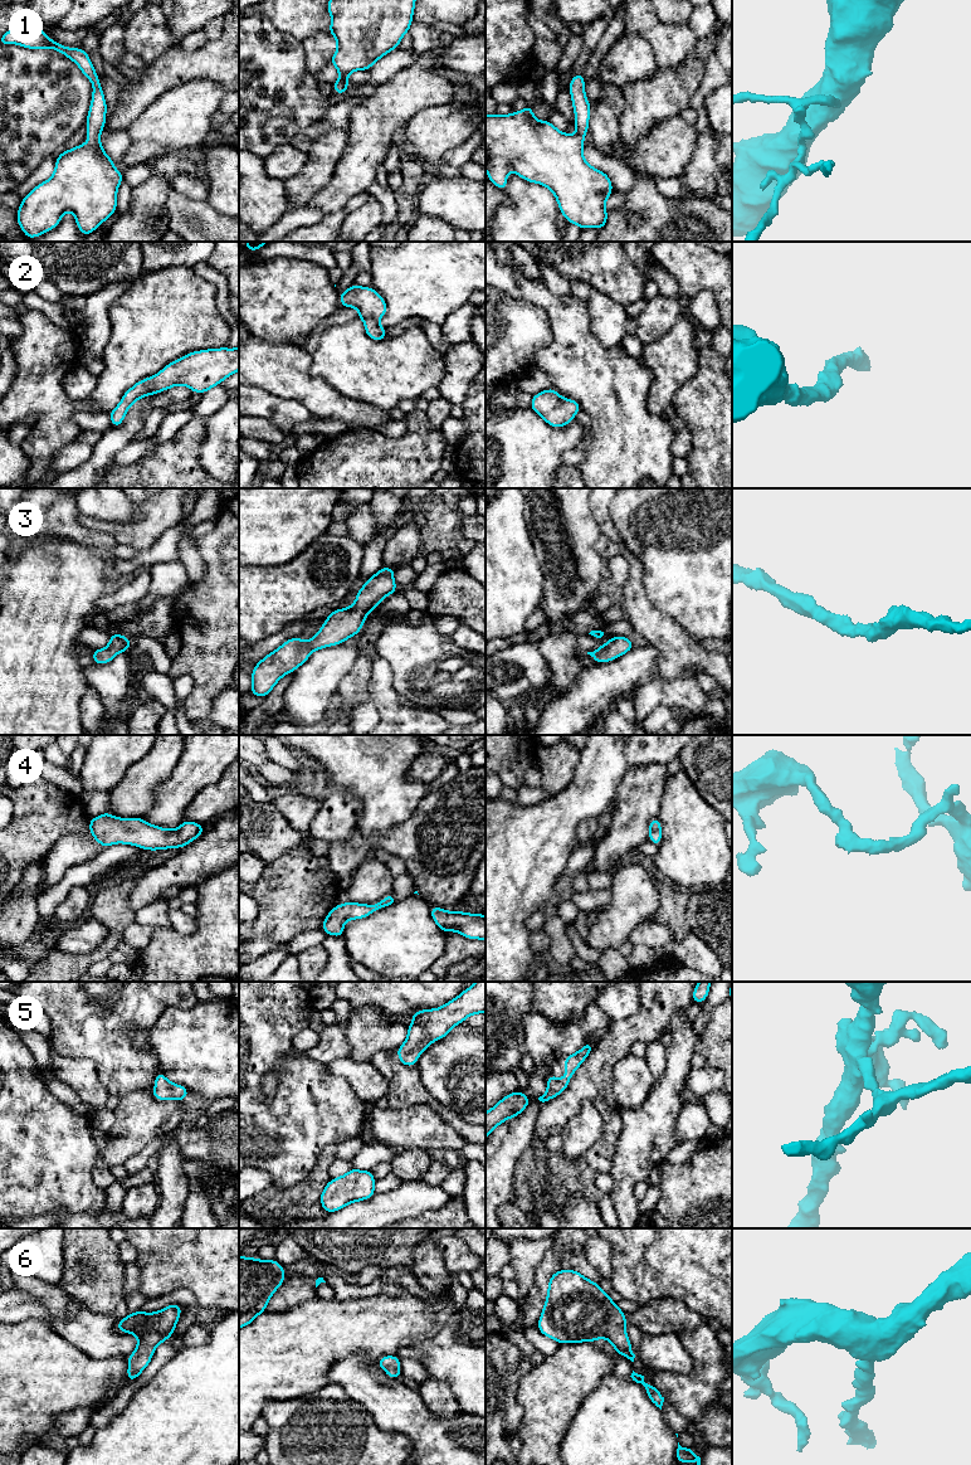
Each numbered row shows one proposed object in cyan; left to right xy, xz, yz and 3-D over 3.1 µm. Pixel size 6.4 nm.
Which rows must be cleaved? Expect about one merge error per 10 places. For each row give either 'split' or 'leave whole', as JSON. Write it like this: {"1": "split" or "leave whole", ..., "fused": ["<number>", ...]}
{"1": "leave whole", "2": "leave whole", "3": "leave whole", "4": "leave whole", "5": "leave whole", "6": "leave whole", "fused": []}

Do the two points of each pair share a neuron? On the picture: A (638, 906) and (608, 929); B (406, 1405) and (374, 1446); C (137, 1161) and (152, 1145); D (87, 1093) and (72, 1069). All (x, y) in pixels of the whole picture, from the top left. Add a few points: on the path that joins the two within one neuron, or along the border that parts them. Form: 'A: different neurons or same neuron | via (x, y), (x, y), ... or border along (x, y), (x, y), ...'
A: same neuron | via (630, 906), (615, 921)
B: different neurons | border along (366, 1410), (380, 1429), (400, 1431), (413, 1445)
C: same neuron | via (141, 1158), (150, 1149)
D: same neuron | via (87, 1086), (78, 1075)

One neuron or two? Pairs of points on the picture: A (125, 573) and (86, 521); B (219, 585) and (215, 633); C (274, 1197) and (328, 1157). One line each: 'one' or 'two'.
A: two
B: one
C: one

